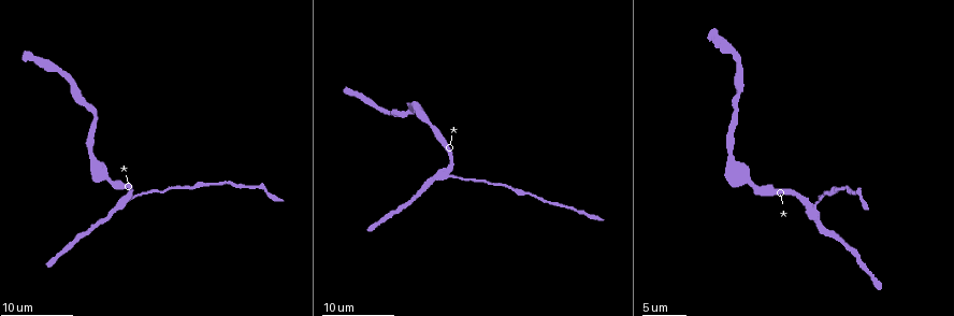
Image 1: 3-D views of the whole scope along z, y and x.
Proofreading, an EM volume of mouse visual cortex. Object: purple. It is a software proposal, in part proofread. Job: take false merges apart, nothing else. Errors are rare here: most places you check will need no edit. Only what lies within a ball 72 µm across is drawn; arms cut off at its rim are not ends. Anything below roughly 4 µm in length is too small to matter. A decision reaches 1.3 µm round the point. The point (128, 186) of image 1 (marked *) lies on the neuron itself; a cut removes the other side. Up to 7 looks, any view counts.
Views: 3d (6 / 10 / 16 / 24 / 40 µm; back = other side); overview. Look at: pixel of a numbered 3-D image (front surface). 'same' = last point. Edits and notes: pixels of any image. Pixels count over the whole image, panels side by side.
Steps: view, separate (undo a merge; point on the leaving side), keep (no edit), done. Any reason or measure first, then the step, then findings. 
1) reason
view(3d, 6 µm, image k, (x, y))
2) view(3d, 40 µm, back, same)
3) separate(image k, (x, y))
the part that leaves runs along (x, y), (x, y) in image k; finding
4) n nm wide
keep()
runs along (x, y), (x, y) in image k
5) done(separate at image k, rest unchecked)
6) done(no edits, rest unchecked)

view(3d, 16 µm, image 1, (816, 207))

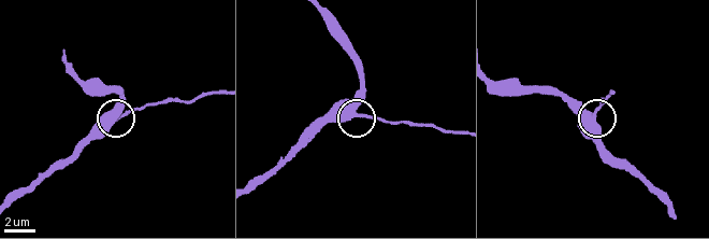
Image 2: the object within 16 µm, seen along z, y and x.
view(3d, 10 µm, image 2, (591, 120))

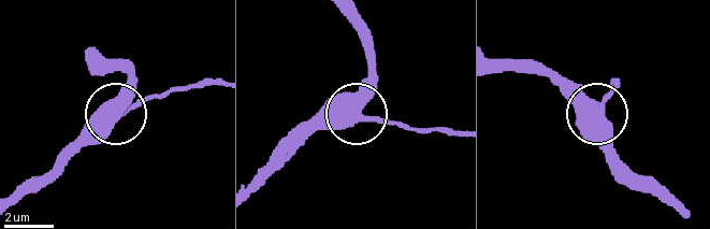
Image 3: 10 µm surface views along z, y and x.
440 nm wide
keep()
runs along (505, 67), (534, 67), (559, 80), (593, 116), (607, 163) in image 3; all the same neuron

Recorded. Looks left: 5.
view(3d, 16 µm, image 1, (523, 192))

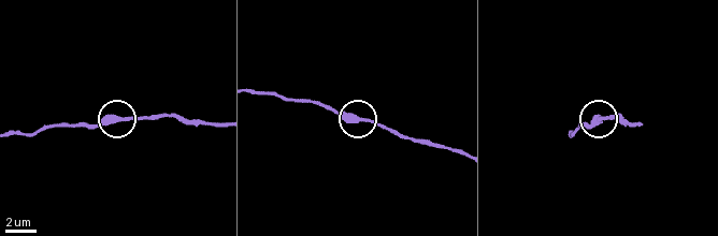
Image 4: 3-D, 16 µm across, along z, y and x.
closer look
view(3d, 6 µm, image 4, (118, 120))

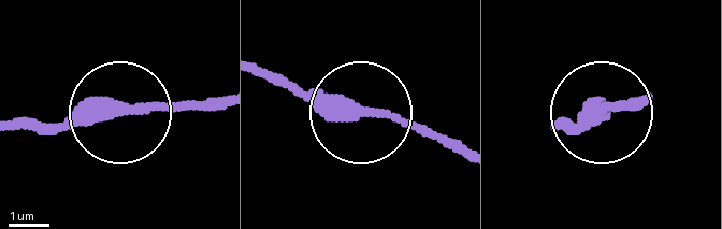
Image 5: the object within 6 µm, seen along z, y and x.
keep()
runs along (554, 131), (586, 111), (626, 111) in image 5; all the same neuron

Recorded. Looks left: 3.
thin neck
view(3d, 24 µm, image 1, (245, 184))

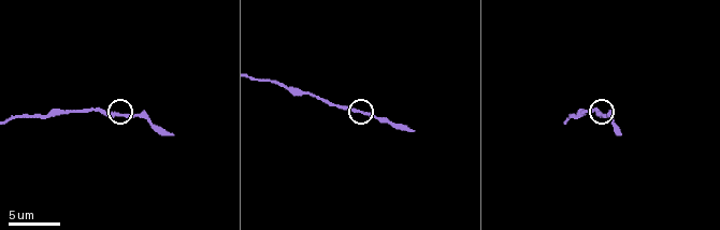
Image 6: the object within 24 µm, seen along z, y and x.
view(3d, 6 µm, image 6, (602, 114))

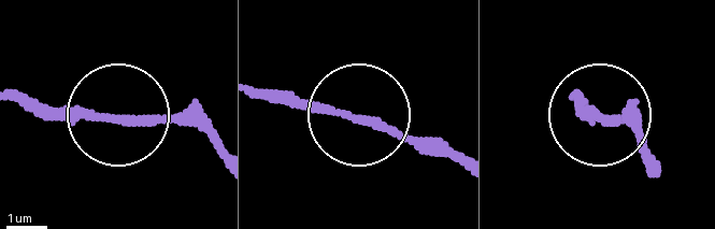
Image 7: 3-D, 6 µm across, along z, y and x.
keep()
runs along (263, 90), (445, 142) in image 7; all the same neuron

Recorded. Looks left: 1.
done(no edits, rest unchecked)

